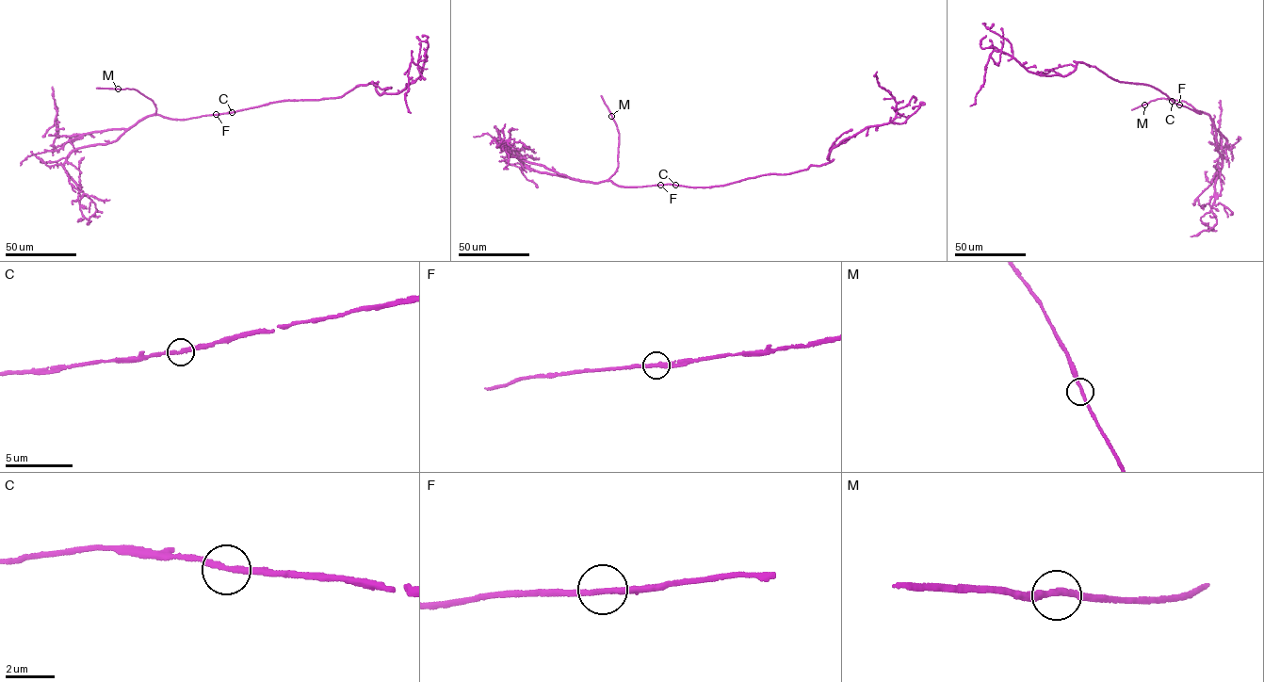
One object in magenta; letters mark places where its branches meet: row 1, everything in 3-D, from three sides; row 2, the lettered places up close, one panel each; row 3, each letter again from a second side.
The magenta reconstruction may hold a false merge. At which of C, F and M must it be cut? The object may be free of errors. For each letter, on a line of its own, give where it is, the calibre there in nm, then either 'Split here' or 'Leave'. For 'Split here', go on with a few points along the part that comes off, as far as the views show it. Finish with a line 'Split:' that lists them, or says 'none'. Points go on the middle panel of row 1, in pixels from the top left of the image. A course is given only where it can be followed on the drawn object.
C: Place: (675, 185). Thickness 240 nm. Leave
F: Place: (660, 185). Thickness 240 nm. Leave
M: Place: (611, 116). Thickness 240 nm. Leave
Split: none

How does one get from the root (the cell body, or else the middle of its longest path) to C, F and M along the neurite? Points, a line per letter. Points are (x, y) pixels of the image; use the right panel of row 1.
C: (1159, 90), (1172, 101)
F: (1159, 90), (1179, 105)
M: (1159, 90), (1174, 103), (1201, 114), (1183, 101), (1164, 98), (1144, 105)

